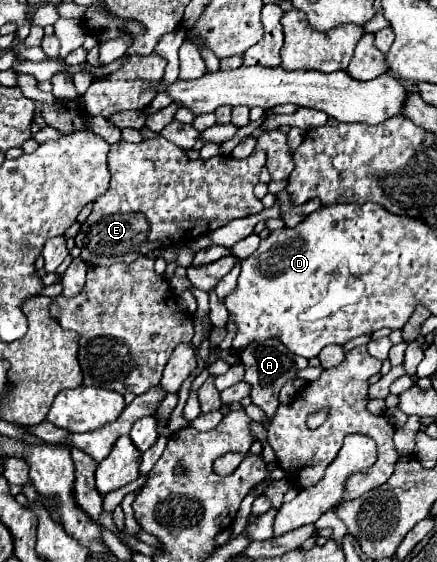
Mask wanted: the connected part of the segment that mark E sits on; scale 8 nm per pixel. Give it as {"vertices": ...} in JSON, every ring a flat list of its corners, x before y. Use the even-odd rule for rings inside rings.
{"vertices":[[162,135,152,139,142,139,140,143,118,141,112,145,108,153,110,165,110,187,104,195,100,195,94,203,90,217,82,223,80,233,74,237,76,245,82,249,80,257,94,265,110,267,114,263,132,263,140,255,146,255,150,249,160,249,172,243,184,243,190,239,204,235,206,231,214,231,232,219,248,217,260,213,264,209,262,201,254,195,252,187,258,183,258,173,266,163,266,153,256,151,246,159,234,159,230,155,216,155,208,161,196,159,190,161,186,151,172,145]]}

